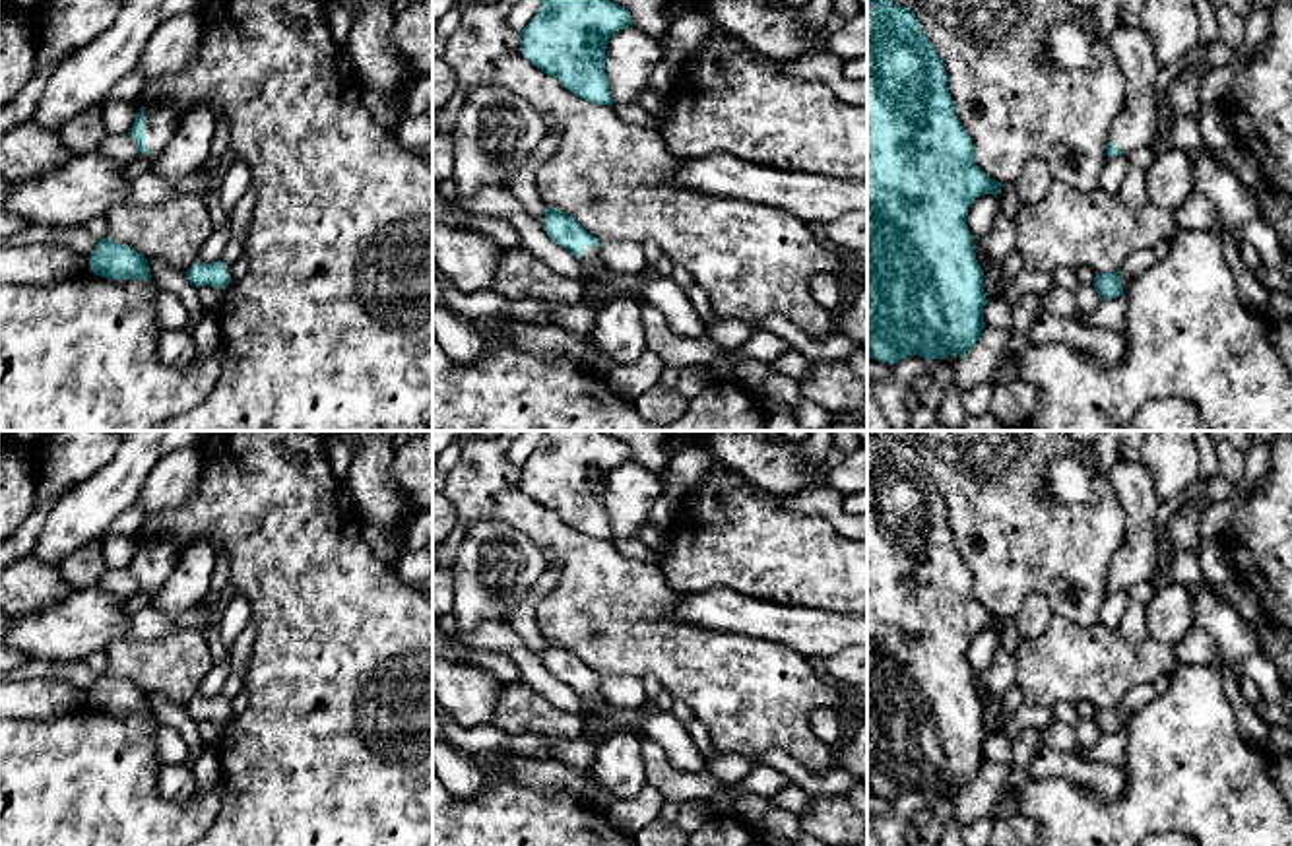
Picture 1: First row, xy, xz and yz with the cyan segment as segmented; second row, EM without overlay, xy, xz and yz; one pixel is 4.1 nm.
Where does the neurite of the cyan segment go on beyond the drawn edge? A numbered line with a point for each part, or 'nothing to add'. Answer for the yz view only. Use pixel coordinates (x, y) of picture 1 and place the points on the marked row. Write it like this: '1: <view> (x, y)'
1: yz (1139, 123)

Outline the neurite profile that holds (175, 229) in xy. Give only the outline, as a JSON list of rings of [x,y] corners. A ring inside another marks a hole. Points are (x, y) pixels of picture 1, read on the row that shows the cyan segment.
[[[175,194],[151,206],[118,202],[105,219],[111,241],[178,270],[196,262],[200,248],[215,233],[206,202],[194,194]]]

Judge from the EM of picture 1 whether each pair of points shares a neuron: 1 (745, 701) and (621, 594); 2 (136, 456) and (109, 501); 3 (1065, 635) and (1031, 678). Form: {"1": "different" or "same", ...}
{"1": "same", "2": "same", "3": "same"}

